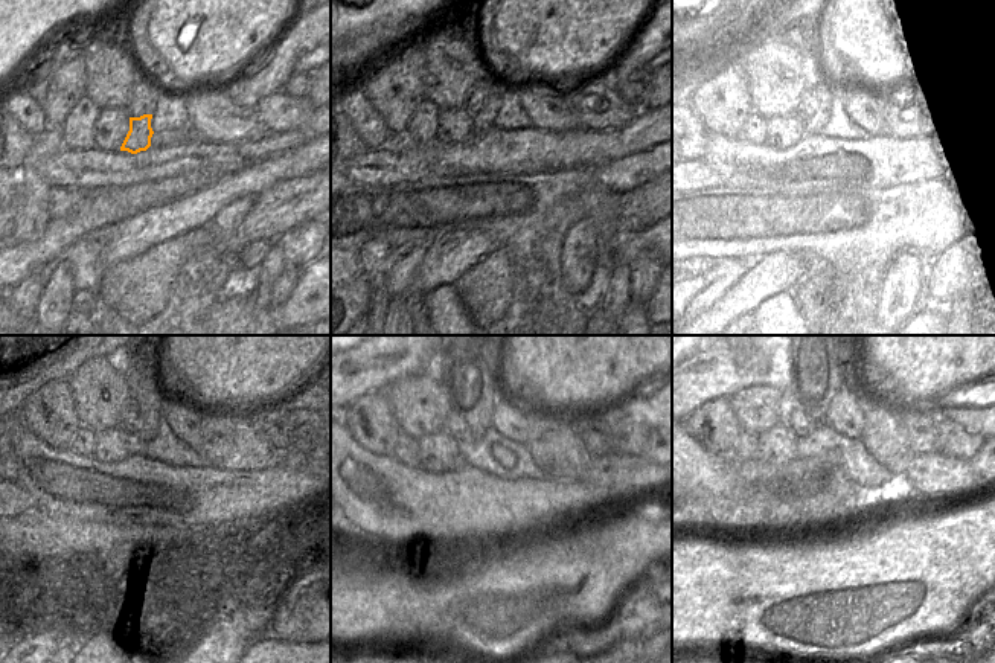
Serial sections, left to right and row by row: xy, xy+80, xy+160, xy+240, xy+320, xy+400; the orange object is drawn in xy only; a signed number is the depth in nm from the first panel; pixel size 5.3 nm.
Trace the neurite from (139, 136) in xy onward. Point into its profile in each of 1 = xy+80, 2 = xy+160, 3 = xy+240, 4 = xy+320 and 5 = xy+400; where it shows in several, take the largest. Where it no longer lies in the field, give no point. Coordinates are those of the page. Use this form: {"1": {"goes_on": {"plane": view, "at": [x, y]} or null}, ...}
{"1": {"goes_on": {"plane": "xy+80", "at": [482, 121]}}, "2": {"goes_on": {"plane": "xy+160", "at": [829, 75]}}, "3": {"goes_on": {"plane": "xy+240", "at": [143, 397]}}, "4": {"goes_on": {"plane": "xy+320", "at": [468, 371]}}, "5": {"goes_on": {"plane": "xy+400", "at": [815, 372]}}}

